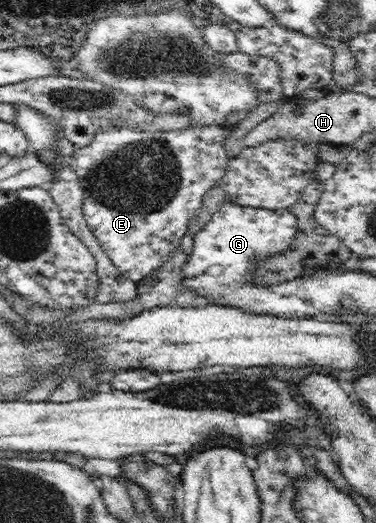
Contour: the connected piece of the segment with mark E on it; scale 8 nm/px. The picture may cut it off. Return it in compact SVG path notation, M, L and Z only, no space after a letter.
M217 125L162 132L113 126L97 132L89 145L75 149L68 163L78 175L83 190L84 218L103 251L125 279L134 282L145 279L179 249L182 237L189 232L189 222L201 207L205 192L219 186L226 172L230 158L225 154L223 140L231 133L232 129Z

